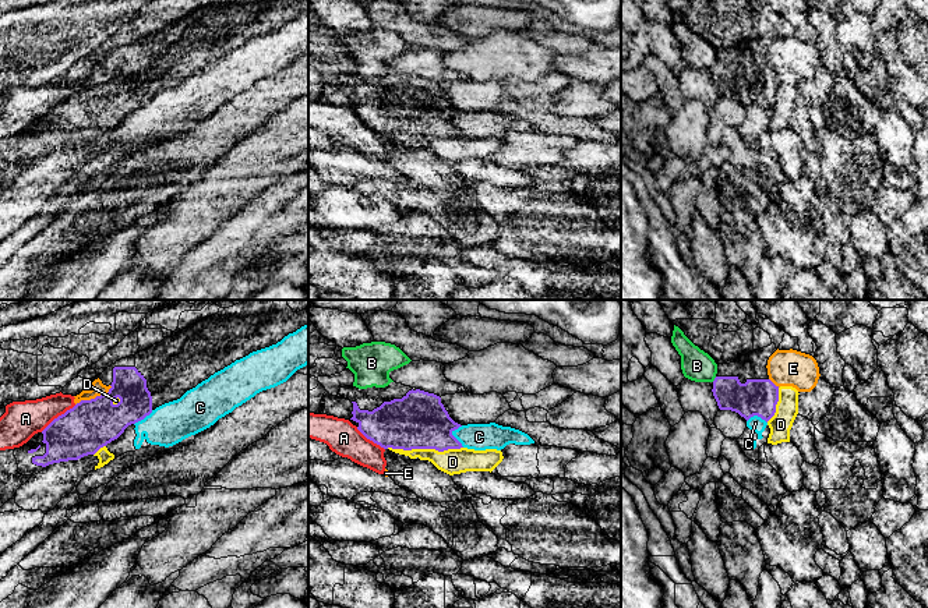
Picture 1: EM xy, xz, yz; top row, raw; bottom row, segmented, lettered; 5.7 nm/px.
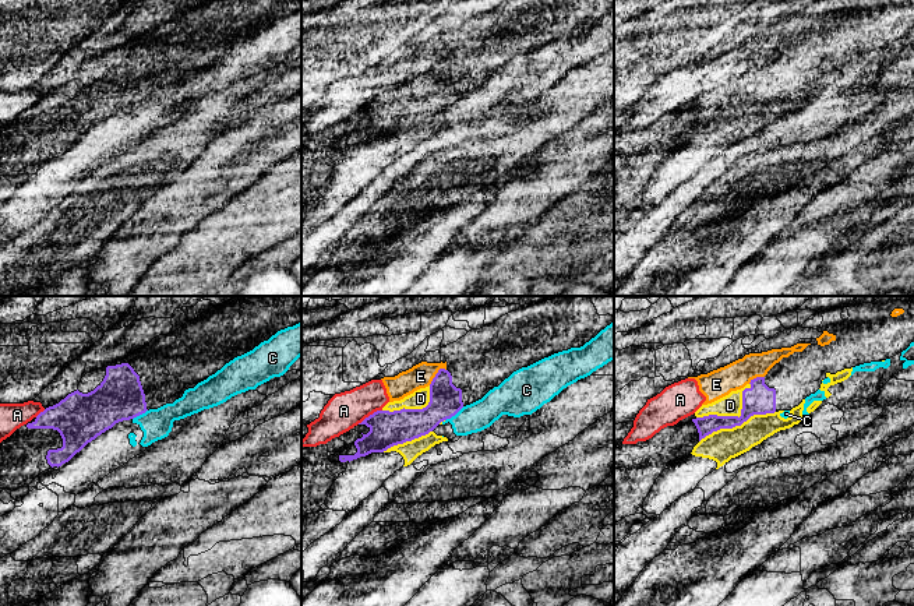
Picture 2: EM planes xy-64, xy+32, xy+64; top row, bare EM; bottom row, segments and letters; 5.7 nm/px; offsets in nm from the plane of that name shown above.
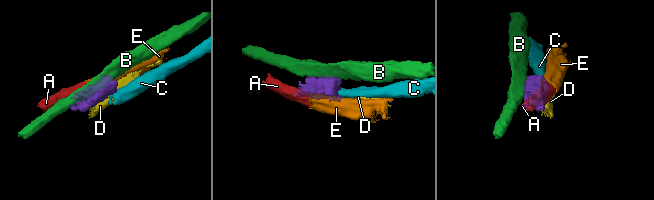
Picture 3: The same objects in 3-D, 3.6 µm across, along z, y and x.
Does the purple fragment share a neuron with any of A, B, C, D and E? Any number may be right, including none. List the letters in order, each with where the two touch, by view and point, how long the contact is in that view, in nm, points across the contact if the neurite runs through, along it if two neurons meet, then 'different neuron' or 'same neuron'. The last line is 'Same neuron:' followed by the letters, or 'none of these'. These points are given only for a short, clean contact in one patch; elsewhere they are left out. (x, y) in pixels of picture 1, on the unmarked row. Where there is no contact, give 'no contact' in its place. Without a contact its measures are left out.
A: meets purple in xy at (59, 103); contact 260 nm long; border along xy (76, 92), (55, 105), (41, 119); different neuron
B: meets purple in yz at (715, 67); contact 40 nm long; different neuron
C: meets purple in xz at (454, 124); contact 130 nm long; border along xz (459, 113), (452, 123), (464, 134); different neuron
D: meets purple in xz at (424, 135); contact 440 nm long; different neuron
E: meets purple in xy at (95, 85); contact 240 nm long; border along xy (112, 74), (105, 81), (81, 87), (76, 92); different neuron
Same neuron: none of these

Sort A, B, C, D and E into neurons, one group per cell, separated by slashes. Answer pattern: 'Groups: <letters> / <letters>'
Groups: A E / B / C / D

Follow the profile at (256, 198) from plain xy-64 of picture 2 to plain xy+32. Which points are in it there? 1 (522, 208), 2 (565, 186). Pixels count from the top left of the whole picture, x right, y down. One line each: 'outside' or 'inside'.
1: outside
2: outside

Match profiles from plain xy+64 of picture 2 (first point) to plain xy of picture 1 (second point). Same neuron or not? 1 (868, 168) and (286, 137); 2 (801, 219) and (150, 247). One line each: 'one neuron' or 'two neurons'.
1: one neuron
2: one neuron

